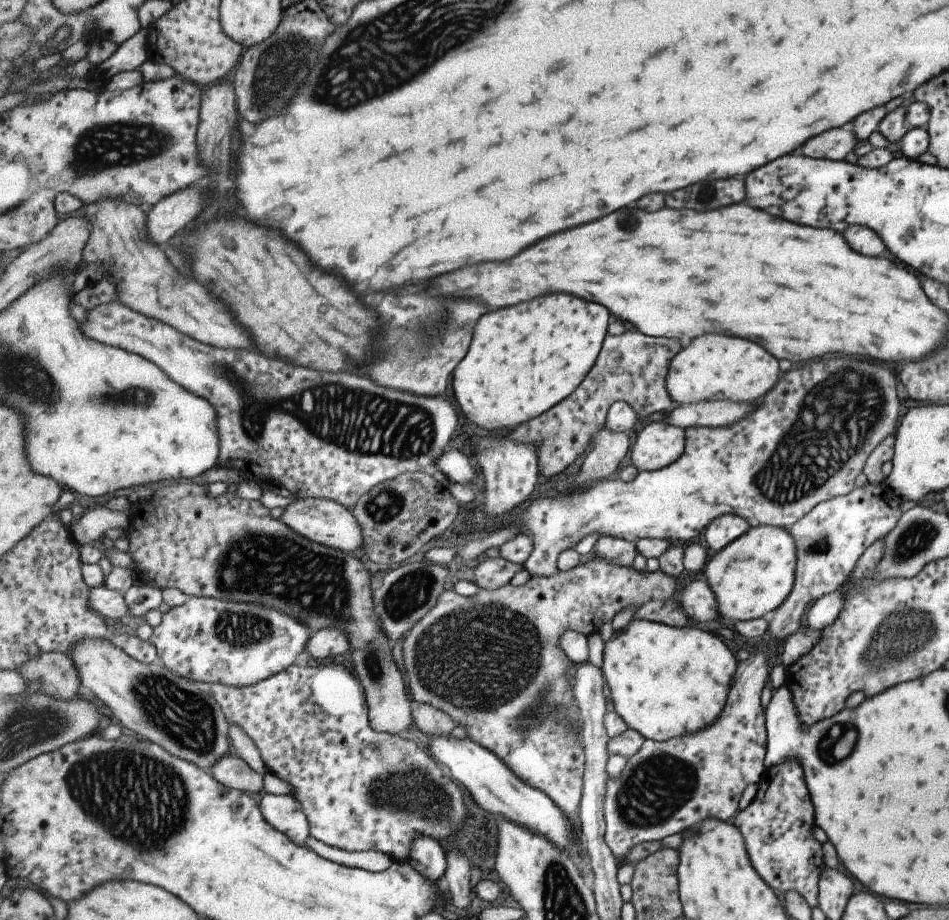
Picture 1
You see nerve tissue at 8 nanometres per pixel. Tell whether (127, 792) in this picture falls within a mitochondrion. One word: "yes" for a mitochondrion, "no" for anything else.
yes

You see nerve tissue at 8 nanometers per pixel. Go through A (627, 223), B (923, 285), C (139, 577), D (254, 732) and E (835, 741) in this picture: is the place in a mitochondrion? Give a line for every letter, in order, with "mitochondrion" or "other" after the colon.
A: other
B: other
C: other
D: other
E: mitochondrion

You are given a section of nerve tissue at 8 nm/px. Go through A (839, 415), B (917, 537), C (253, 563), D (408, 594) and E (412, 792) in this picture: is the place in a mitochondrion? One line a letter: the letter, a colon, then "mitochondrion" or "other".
A: mitochondrion
B: mitochondrion
C: mitochondrion
D: mitochondrion
E: mitochondrion

